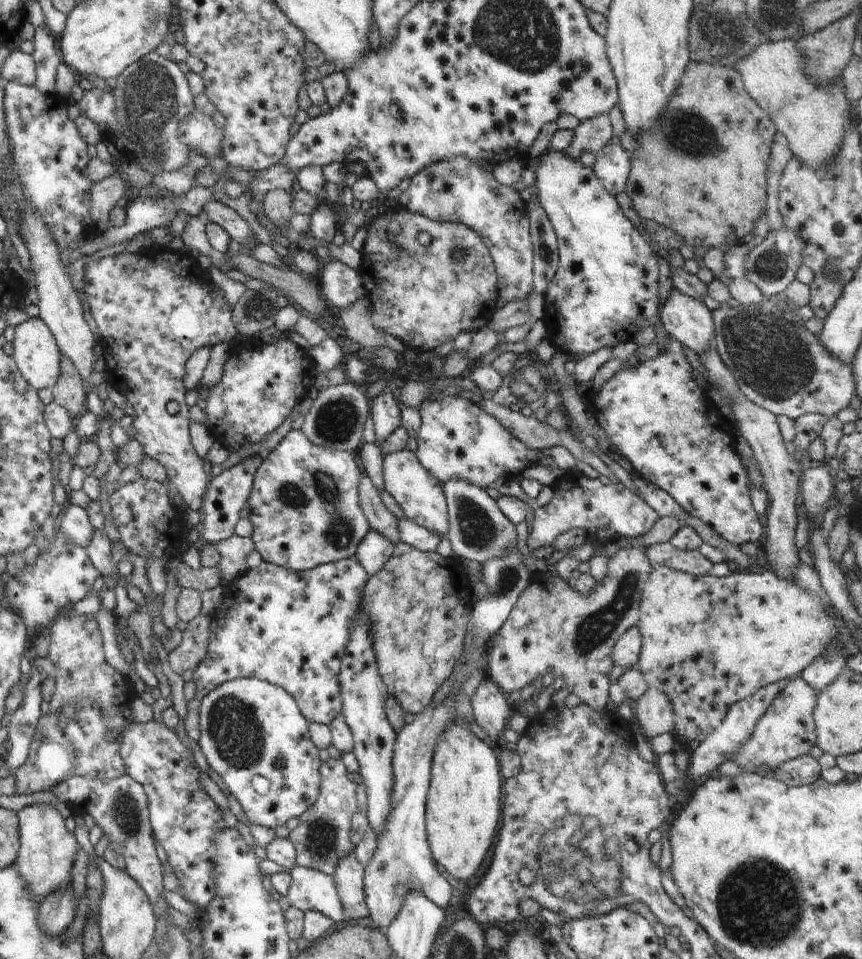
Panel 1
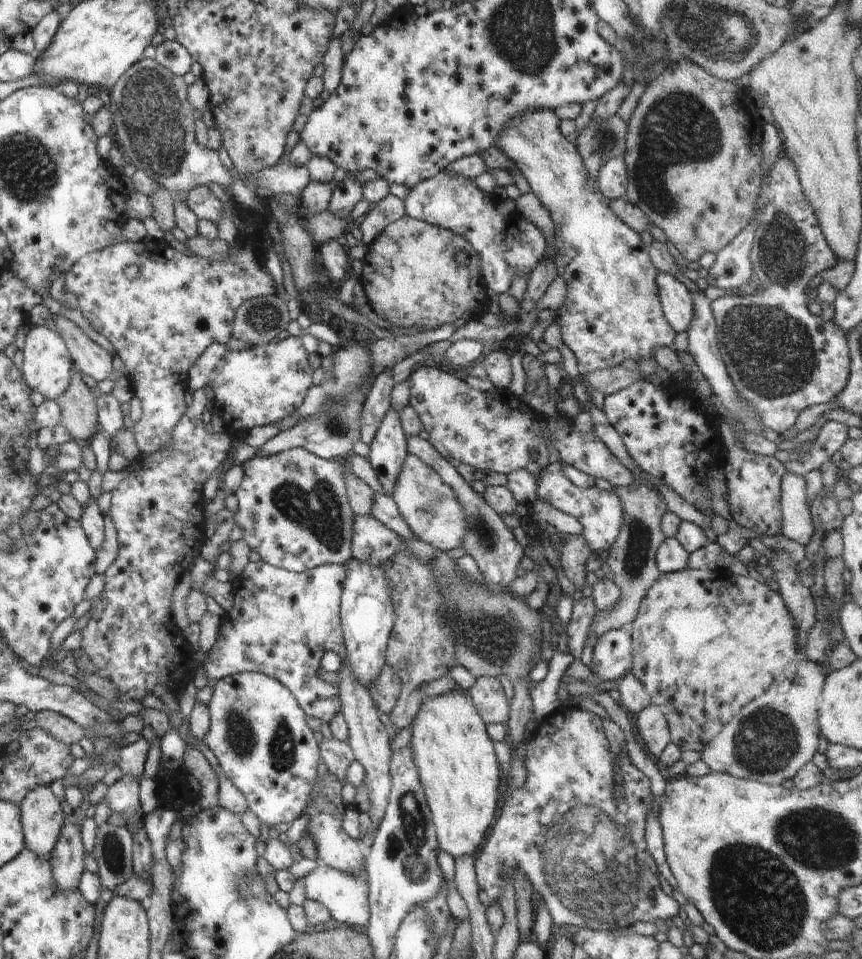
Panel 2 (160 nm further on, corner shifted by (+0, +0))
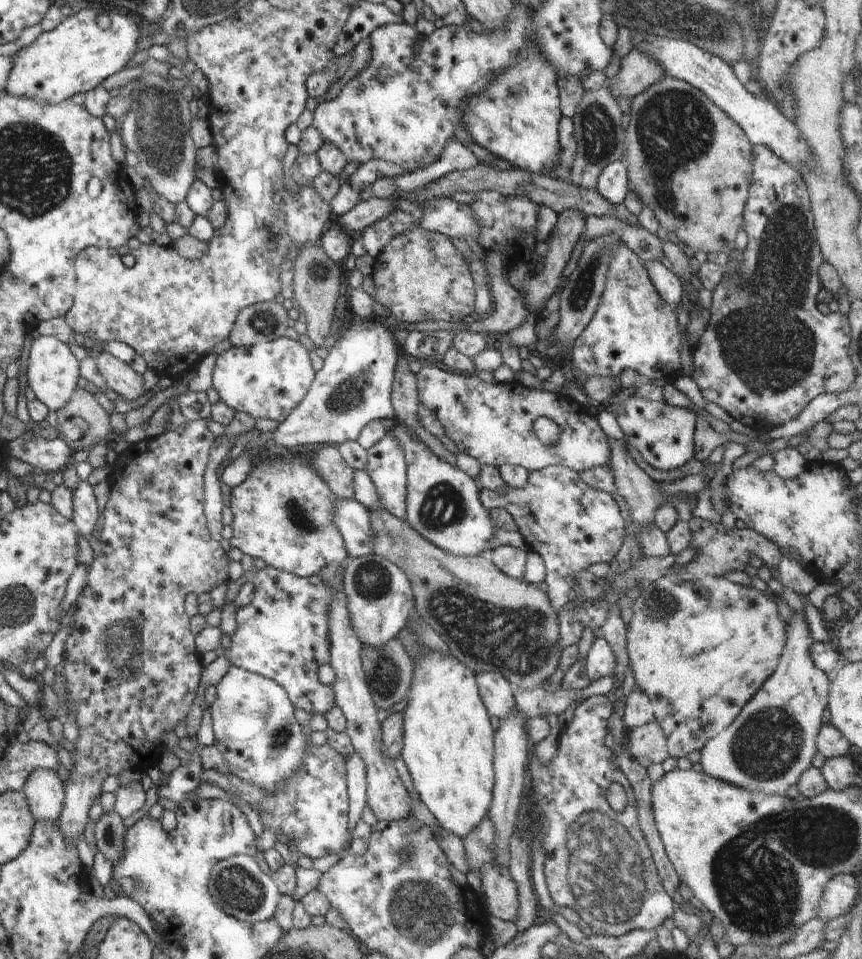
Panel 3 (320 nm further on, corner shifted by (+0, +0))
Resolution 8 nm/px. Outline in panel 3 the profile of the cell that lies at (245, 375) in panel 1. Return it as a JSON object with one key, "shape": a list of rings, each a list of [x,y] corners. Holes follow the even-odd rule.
{"shape":[[[286,336],[254,346],[231,347],[217,356],[213,368],[213,387],[219,394],[219,400],[230,408],[234,408],[236,412],[250,414],[252,418],[271,418],[276,422],[284,422],[302,402],[315,377],[315,371],[308,356],[308,348],[306,341],[295,341]]]}

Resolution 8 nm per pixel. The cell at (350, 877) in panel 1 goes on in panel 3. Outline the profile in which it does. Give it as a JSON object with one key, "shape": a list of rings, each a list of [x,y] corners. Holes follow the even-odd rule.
{"shape":[[[328,743],[324,745],[310,744],[305,748],[301,765],[293,775],[285,780],[281,789],[272,794],[253,782],[242,780],[236,776],[223,776],[215,770],[200,773],[201,783],[209,782],[226,792],[234,792],[246,800],[260,816],[264,830],[278,832],[277,841],[288,846],[294,843],[298,854],[308,856],[312,860],[338,854],[346,848],[348,838],[348,802],[347,793],[347,760],[336,752]]]}

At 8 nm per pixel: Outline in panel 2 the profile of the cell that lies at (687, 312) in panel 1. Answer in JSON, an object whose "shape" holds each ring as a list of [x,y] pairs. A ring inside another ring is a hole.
{"shape":[[[657,271],[655,278],[664,316],[678,332],[687,332],[693,319],[691,292],[674,275]]]}

